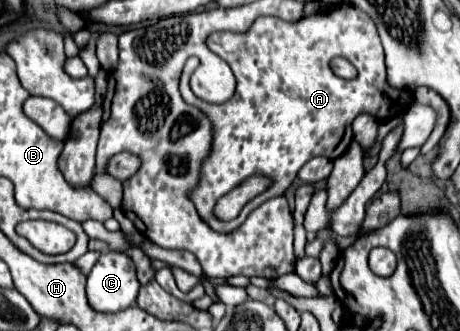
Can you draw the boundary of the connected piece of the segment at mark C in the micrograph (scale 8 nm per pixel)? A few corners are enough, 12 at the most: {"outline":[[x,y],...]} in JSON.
{"outline":[[125,253],[99,257],[87,277],[93,309],[115,313],[139,293]]}

